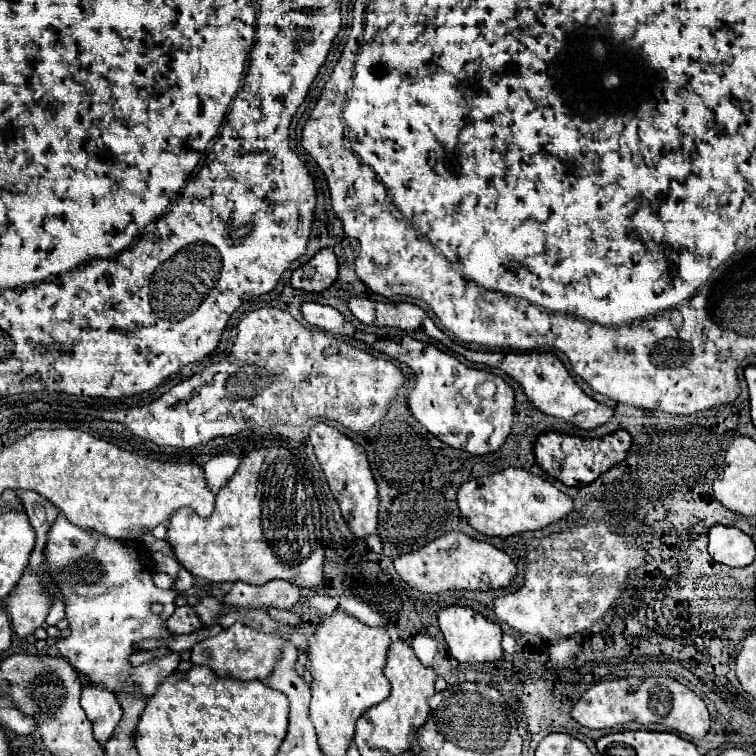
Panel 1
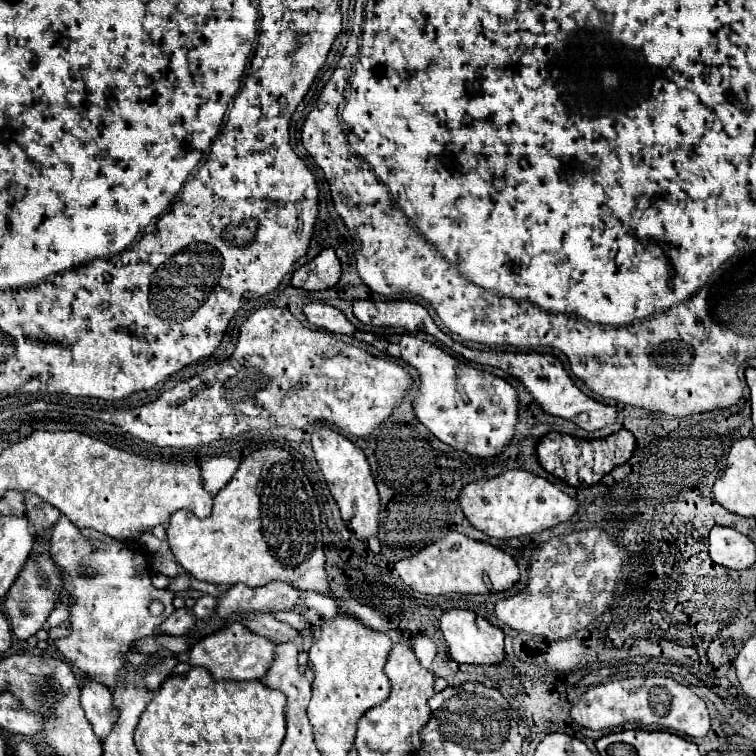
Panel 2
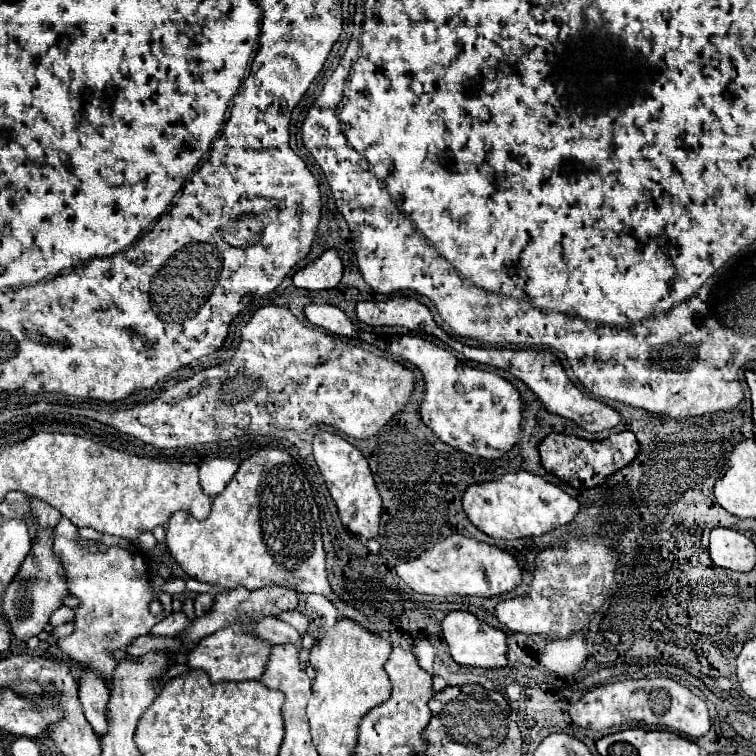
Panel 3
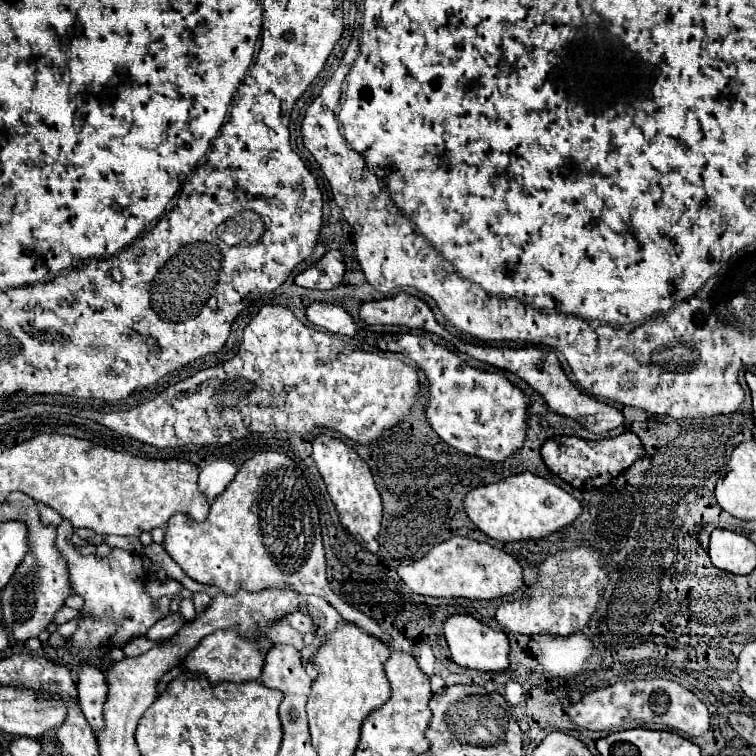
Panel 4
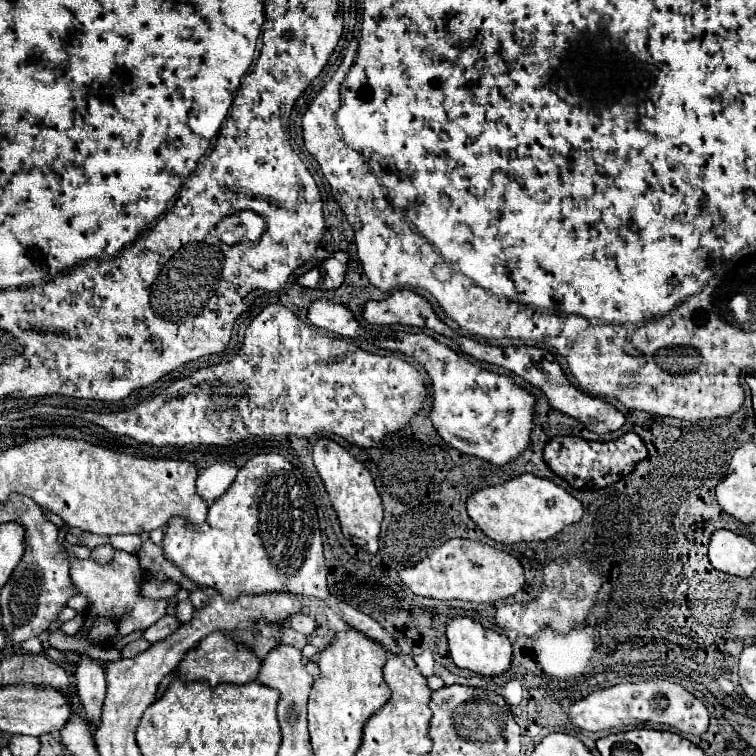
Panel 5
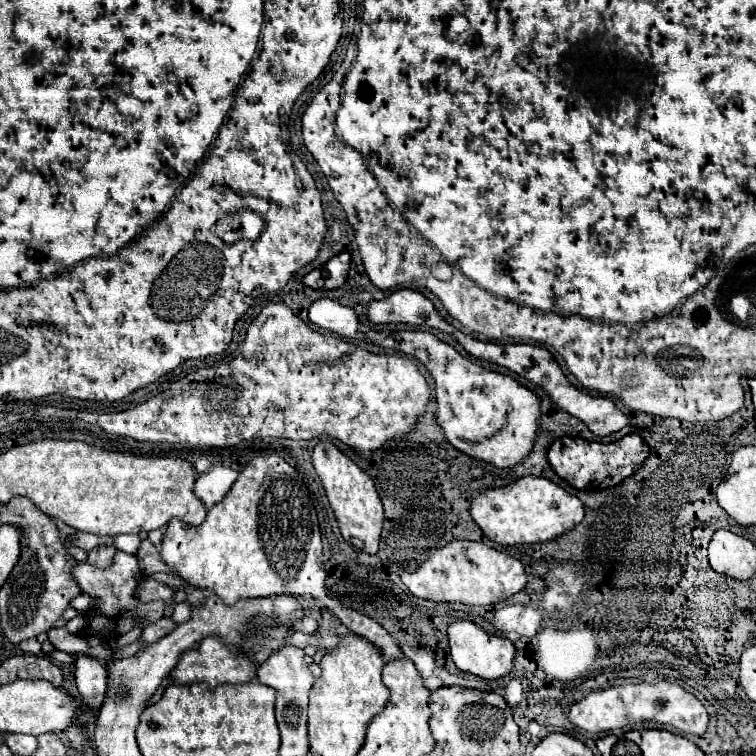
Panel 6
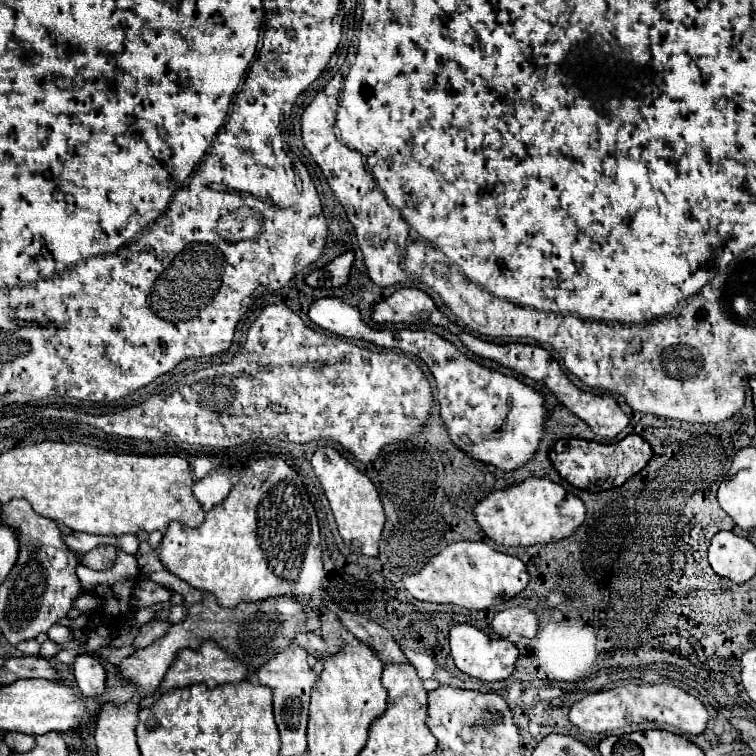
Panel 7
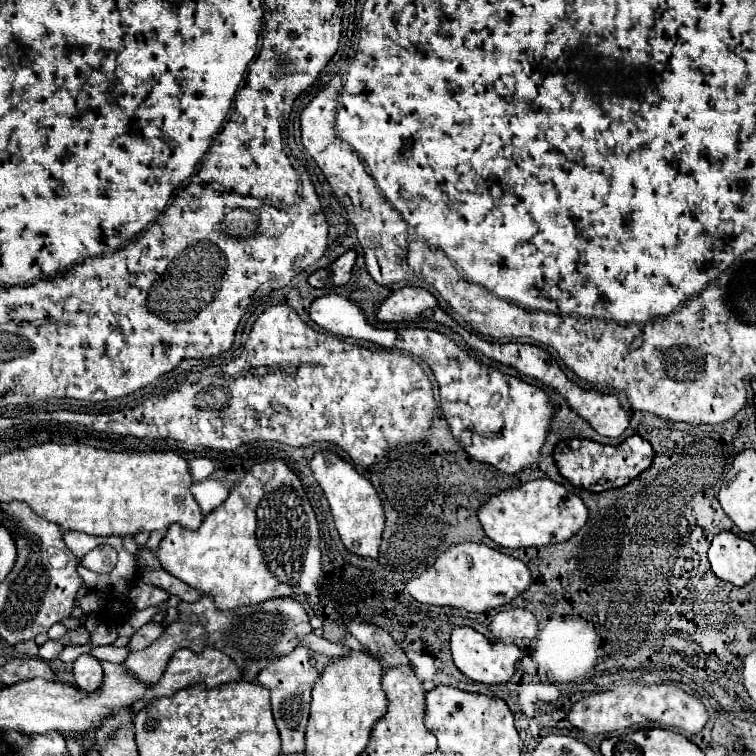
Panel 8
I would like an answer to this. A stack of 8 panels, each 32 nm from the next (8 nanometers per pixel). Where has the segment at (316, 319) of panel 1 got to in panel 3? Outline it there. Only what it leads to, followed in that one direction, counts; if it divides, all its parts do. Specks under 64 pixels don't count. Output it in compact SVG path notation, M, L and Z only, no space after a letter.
M308 304L304 308L304 314L306 314L308 322L318 326L318 328L324 328L324 330L328 330L332 334L340 334L340 336L354 336L354 324L336 306L330 306L330 304Z

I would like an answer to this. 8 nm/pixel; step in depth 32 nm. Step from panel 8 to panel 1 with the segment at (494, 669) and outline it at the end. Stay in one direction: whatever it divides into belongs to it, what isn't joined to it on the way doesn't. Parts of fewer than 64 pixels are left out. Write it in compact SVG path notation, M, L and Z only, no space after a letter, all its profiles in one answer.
M448 606L442 608L438 614L438 624L444 634L444 640L448 644L450 656L454 656L458 662L494 662L502 656L502 630L498 624L486 620L480 612L468 608L468 606Z

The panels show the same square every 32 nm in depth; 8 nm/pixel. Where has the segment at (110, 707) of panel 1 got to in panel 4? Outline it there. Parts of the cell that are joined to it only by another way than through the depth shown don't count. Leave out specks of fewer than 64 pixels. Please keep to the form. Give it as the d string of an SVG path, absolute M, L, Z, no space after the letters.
M82 664L80 674L78 674L78 700L80 700L82 712L94 732L104 730L102 708L104 708L104 702L108 696L106 692L108 692L108 684L106 684L106 678L100 672L100 668L96 668L92 664Z

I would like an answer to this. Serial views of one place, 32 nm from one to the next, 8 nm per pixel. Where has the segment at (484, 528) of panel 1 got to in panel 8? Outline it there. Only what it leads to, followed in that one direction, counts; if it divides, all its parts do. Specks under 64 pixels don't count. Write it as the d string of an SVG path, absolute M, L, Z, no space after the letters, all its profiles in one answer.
M542 478L530 480L520 488L510 488L508 492L498 492L480 506L478 520L486 536L498 546L528 548L568 540L586 524L588 510L584 502L576 494L568 492L562 484Z

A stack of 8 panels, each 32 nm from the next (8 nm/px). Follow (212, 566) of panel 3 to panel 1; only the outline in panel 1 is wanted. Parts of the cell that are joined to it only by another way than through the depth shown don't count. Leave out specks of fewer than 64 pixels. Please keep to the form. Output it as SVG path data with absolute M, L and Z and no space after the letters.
M256 448L248 452L236 476L216 494L216 510L212 516L202 518L196 516L192 508L180 508L170 518L168 526L168 542L174 548L176 560L188 568L198 578L206 578L210 582L248 582L248 584L266 584L268 580L286 580L298 582L298 586L322 588L324 586L324 548L320 534L320 504L312 486L306 486L306 472L296 454L286 448Z

